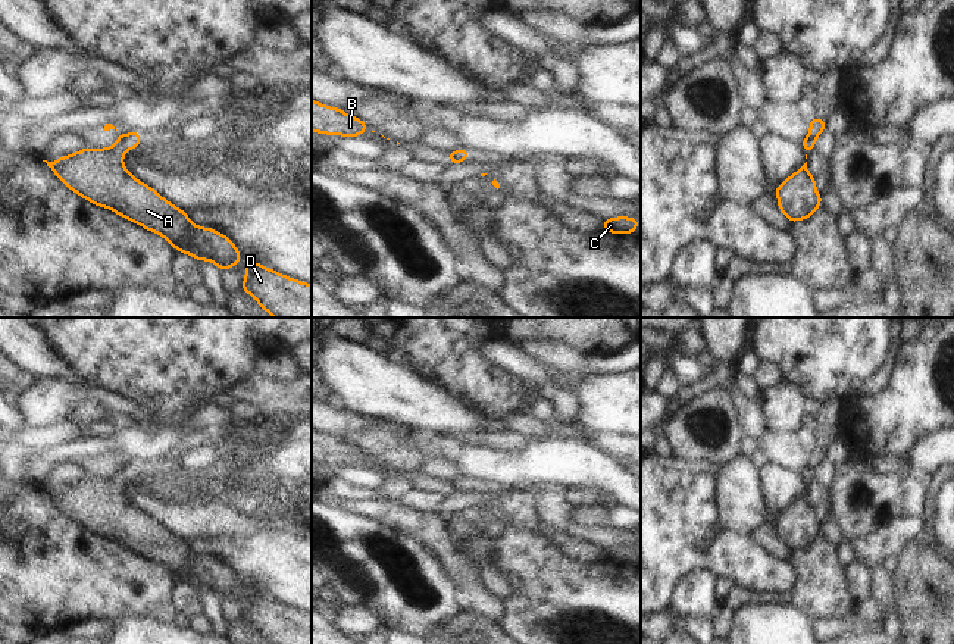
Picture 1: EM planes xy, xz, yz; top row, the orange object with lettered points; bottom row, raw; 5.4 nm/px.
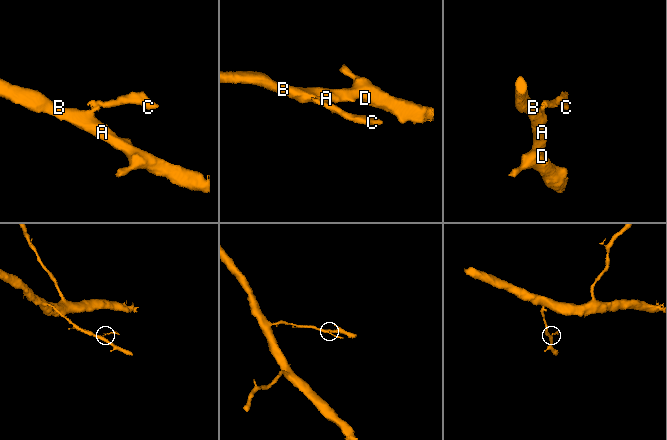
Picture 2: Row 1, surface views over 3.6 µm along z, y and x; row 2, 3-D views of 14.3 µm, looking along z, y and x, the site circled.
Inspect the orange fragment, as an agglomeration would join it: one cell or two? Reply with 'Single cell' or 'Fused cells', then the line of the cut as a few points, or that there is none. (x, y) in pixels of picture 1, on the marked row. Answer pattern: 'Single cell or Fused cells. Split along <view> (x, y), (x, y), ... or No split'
Fused cells. Split along yz (807, 136), (813, 141)

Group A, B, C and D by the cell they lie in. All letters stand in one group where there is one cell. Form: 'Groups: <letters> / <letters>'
Groups: A B D / C

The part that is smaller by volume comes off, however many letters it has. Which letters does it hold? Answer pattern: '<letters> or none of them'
C

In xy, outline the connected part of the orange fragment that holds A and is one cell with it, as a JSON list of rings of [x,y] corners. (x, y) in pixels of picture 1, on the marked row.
[[[132,131],[123,140],[107,149],[82,149],[71,156],[62,156],[56,162],[47,162],[47,166],[72,191],[85,200],[106,207],[135,222],[137,225],[162,235],[176,251],[190,254],[196,260],[213,262],[220,271],[238,265],[241,254],[232,241],[212,229],[194,225],[185,210],[166,201],[156,190],[134,178],[123,166],[125,151],[137,149],[141,143],[141,131]]]

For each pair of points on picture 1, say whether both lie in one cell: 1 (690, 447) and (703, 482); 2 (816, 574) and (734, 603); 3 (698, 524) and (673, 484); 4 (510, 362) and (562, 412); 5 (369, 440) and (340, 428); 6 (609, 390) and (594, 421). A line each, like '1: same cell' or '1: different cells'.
1: different cells
2: same cell
3: same cell
4: same cell
5: different cells
6: same cell

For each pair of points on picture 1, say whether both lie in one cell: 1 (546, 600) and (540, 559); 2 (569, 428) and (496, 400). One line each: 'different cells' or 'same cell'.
1: same cell
2: different cells

